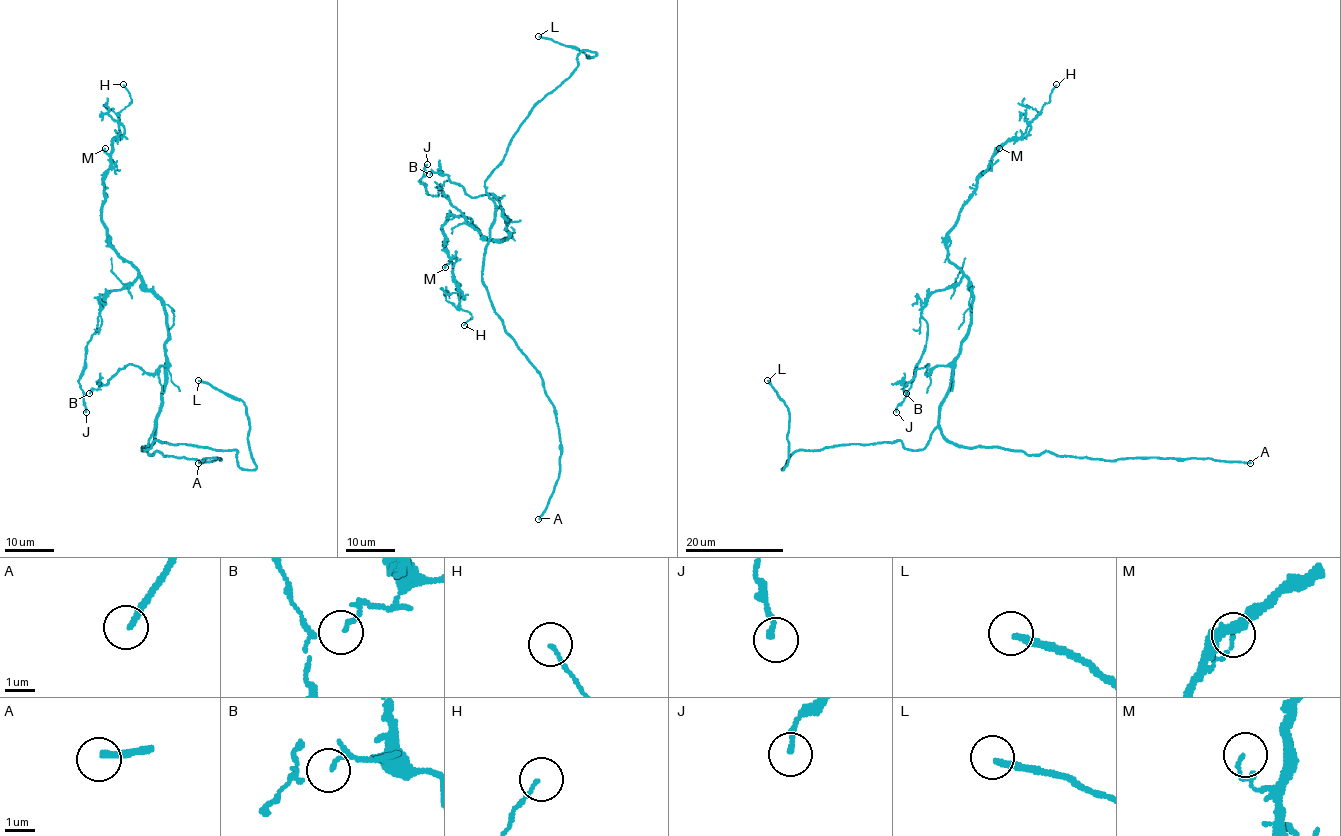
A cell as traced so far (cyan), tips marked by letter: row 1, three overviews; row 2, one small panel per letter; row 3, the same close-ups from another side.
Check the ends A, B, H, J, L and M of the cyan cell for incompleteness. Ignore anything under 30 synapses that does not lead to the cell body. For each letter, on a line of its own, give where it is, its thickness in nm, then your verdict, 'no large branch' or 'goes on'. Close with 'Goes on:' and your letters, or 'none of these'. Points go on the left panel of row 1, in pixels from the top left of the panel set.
A: at (198, 463); 200 nm thick; goes on
B: at (89, 393); 90 nm thick; no large branch
H: at (123, 84); 100 nm thick; no large branch
J: at (86, 412); 180 nm thick; no large branch
L: at (198, 380); 240 nm thick; goes on
M: at (105, 148); 120 nm thick; no large branch
Goes on: A, L

